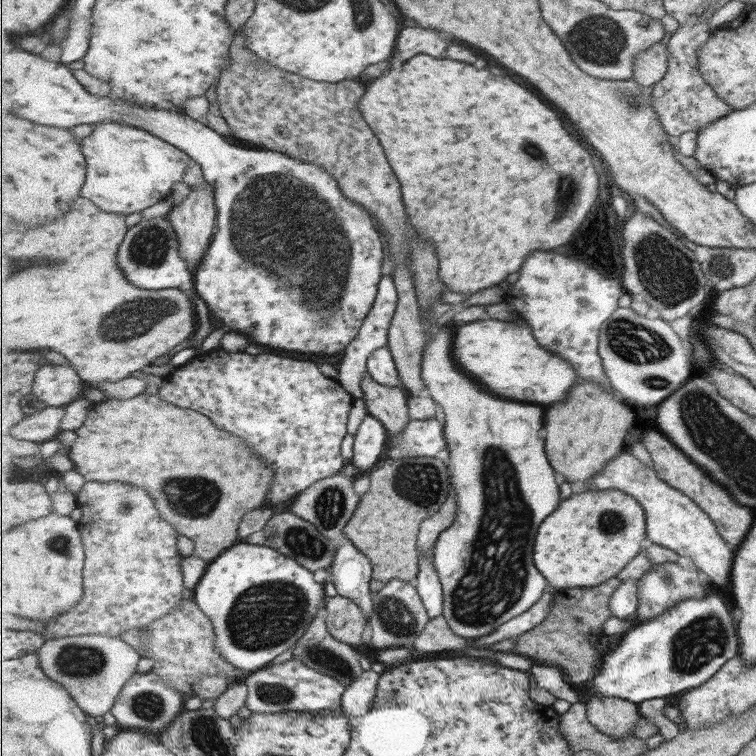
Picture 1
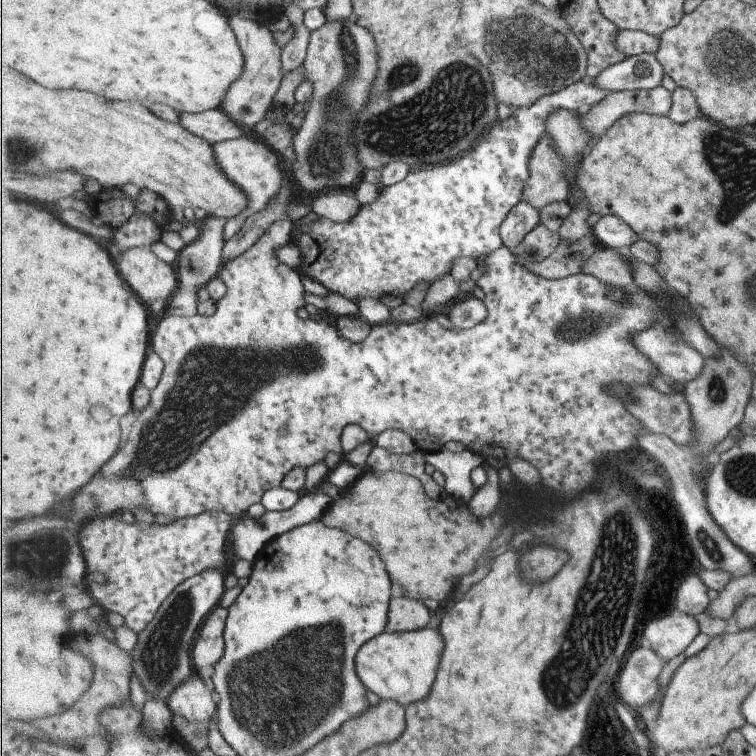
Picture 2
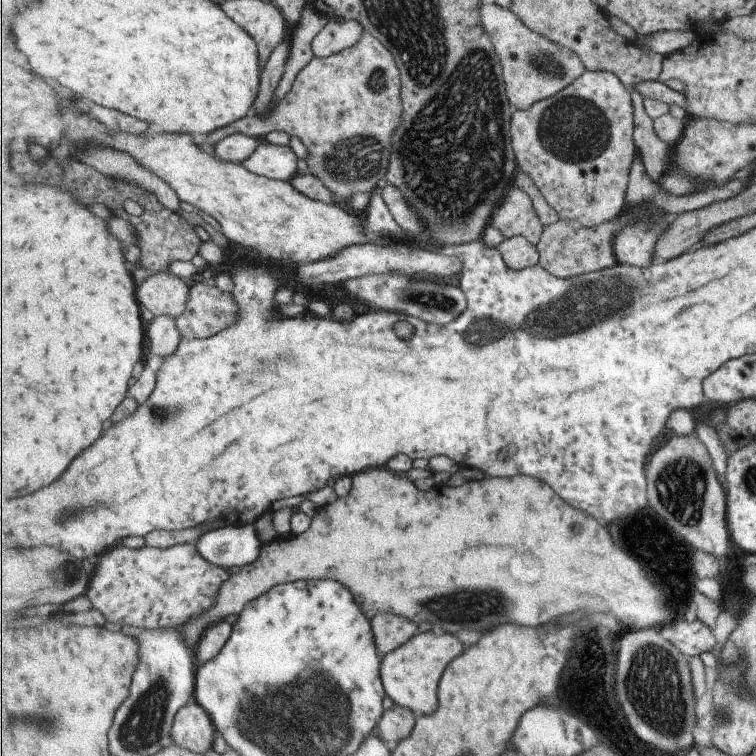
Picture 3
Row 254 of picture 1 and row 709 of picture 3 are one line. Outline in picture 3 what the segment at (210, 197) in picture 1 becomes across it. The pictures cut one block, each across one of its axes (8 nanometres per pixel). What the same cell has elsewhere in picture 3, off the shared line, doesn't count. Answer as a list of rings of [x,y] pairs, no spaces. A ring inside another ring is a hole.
[[[191,697],[174,720],[172,739],[179,746],[203,755],[212,749],[215,730],[210,714],[199,704],[197,697]]]

